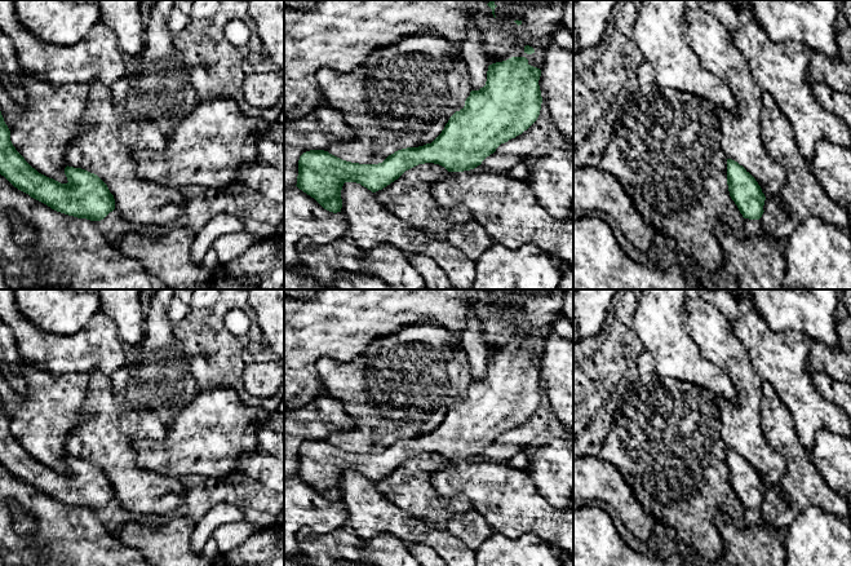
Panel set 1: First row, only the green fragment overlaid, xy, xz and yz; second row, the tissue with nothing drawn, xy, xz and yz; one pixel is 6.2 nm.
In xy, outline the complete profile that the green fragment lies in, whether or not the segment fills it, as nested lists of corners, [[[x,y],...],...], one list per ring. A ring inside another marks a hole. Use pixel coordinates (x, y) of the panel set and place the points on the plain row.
[[[0,401],[0,464],[14,477],[52,499],[90,510],[101,510],[115,499],[107,474],[94,463],[66,456],[67,473],[39,463],[15,439]]]

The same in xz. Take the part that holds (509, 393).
[[[511,346],[492,353],[488,355],[486,375],[470,381],[465,395],[449,407],[442,423],[431,433],[398,439],[378,454],[351,452],[324,439],[310,439],[300,446],[296,476],[324,499],[337,503],[342,498],[341,479],[345,472],[356,472],[376,482],[418,454],[439,454],[448,461],[474,459],[501,433],[522,424],[537,410],[542,393],[540,366],[541,359],[531,355],[526,346]]]

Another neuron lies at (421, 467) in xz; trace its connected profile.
[[[418,454],[374,483],[384,496],[403,510],[435,527],[447,529],[452,516],[465,513],[471,507],[467,498],[446,499],[431,485],[430,477],[448,463],[439,454]]]

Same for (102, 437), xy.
[[[93,371],[89,373],[83,412],[77,429],[66,441],[66,452],[68,456],[97,464],[114,485],[115,499],[123,508],[137,514],[160,516],[173,512],[182,504],[187,491],[185,479],[160,476],[137,465],[134,445],[138,439],[165,438],[165,428],[156,411],[129,408],[125,398],[116,398],[111,376]]]

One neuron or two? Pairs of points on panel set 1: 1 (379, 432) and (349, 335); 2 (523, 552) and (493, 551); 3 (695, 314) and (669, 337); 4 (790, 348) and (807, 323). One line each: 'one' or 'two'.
1: two
2: one
3: two
4: two

